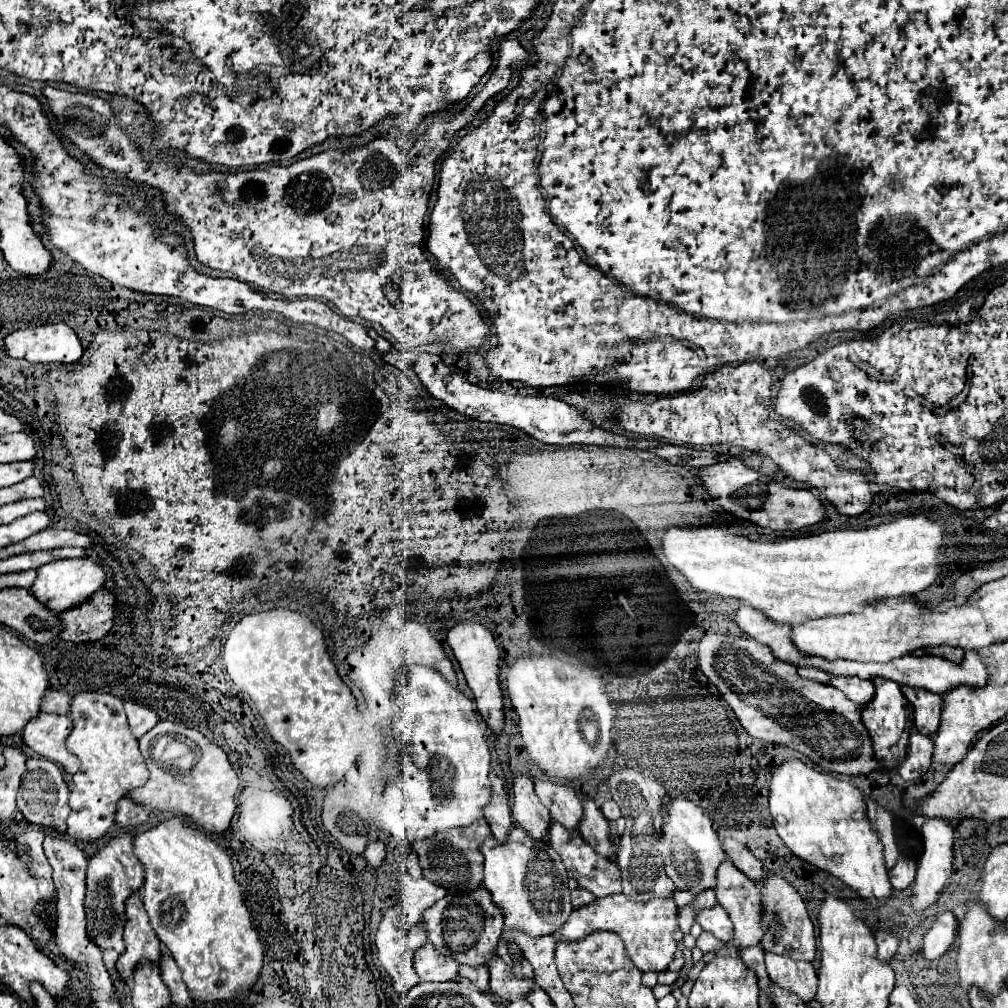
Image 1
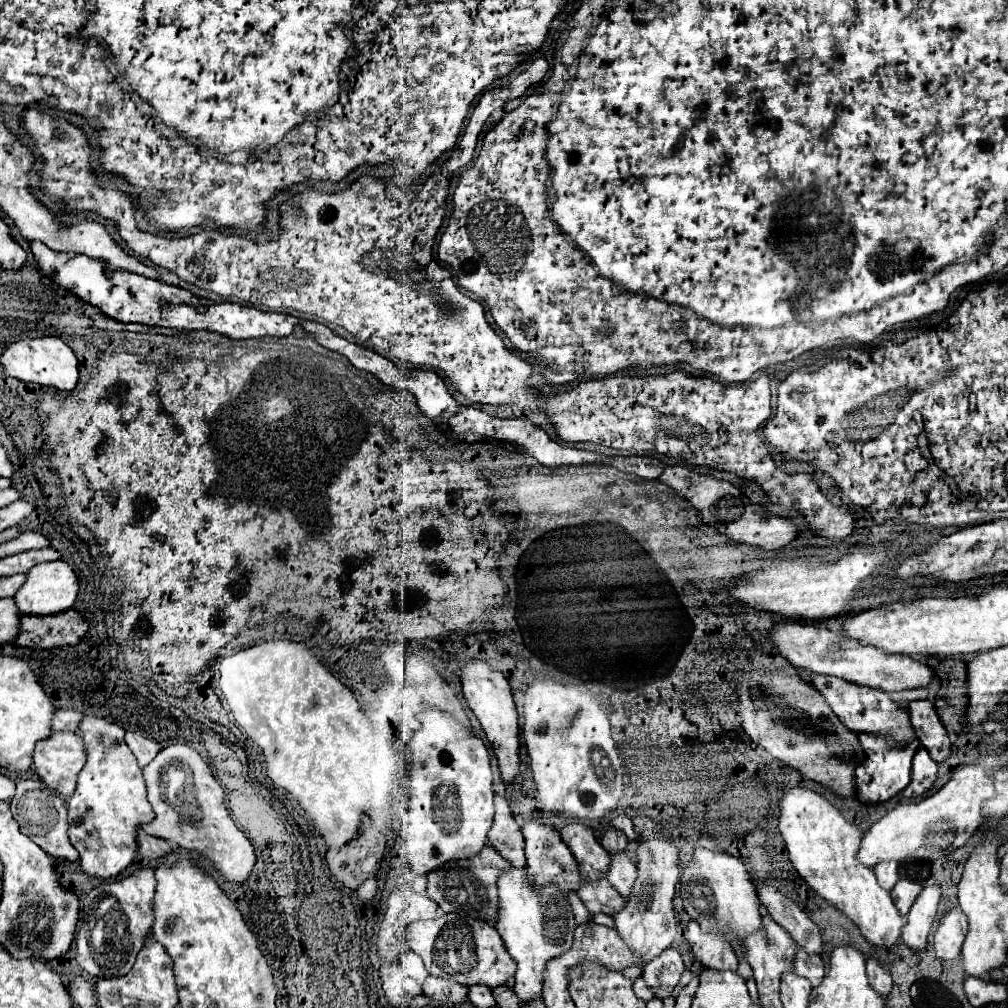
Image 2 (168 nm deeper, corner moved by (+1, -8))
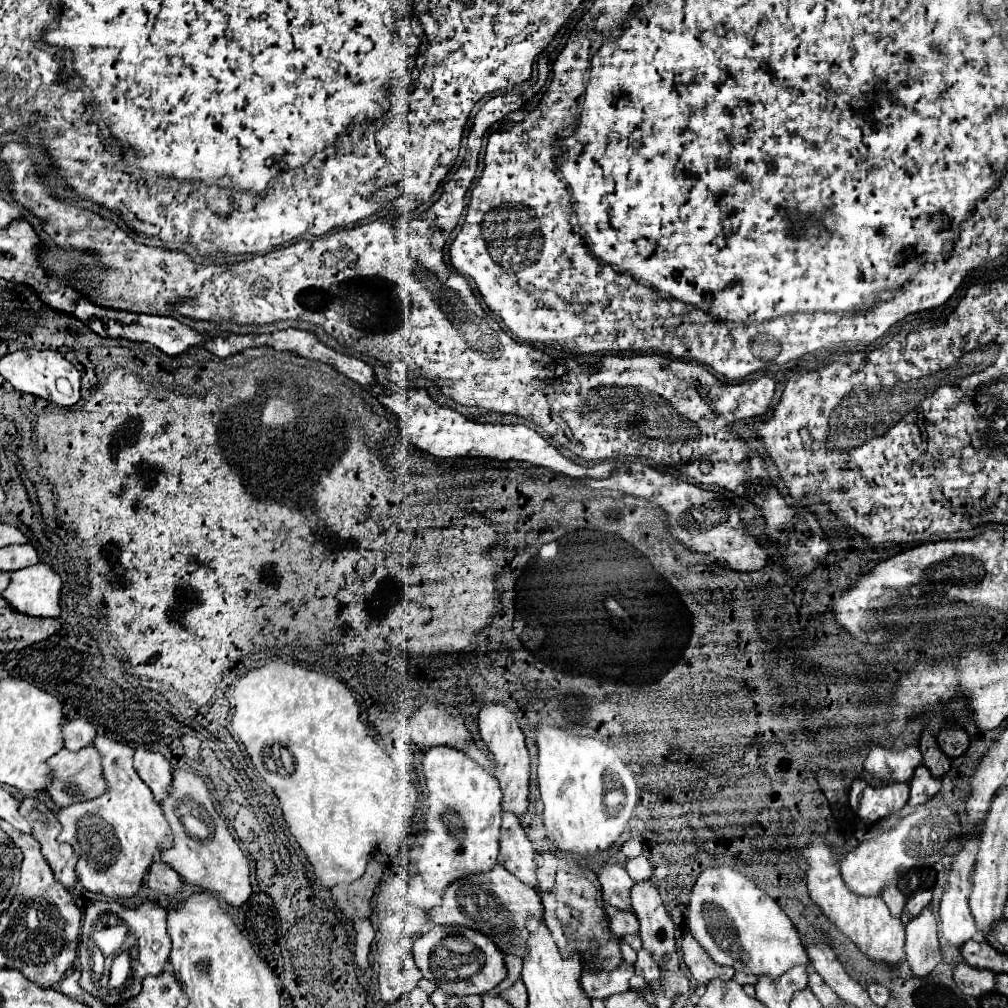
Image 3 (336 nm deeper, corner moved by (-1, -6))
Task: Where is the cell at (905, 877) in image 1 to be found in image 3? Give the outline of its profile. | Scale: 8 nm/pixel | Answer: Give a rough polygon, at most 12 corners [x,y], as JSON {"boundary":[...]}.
{"boundary":[[917,892],[907,900],[901,922],[913,920],[929,902],[931,892]]}

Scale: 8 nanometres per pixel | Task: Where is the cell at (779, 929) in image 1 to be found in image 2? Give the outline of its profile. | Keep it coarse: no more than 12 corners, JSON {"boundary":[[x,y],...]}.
{"boundary":[[797,944],[793,972],[817,986],[825,976],[819,954]]}

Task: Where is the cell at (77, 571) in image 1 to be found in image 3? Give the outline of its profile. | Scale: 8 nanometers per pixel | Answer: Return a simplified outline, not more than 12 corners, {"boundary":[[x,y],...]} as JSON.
{"boundary":[[45,564],[11,574],[1,594],[27,616],[59,616],[61,578]]}

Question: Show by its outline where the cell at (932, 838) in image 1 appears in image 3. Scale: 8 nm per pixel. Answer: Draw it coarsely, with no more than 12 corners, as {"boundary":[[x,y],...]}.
{"boundary":[[929,908],[905,926],[907,964],[925,978],[943,958]]}

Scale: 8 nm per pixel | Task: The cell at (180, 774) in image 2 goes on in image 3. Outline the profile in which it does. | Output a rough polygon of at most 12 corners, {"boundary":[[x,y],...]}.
{"boundary":[[181,768],[161,860],[233,908],[251,896],[247,856],[207,784]]}

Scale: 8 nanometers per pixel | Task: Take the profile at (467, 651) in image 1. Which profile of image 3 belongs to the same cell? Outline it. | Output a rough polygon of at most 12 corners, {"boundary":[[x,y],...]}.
{"boundary":[[485,706],[479,734],[497,764],[503,810],[529,806],[529,752],[515,714]]}

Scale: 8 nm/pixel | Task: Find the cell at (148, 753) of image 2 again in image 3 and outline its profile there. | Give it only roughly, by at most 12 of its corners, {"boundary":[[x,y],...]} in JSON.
{"boundary":[[135,750],[135,770],[161,806],[171,792],[171,764],[157,752]]}

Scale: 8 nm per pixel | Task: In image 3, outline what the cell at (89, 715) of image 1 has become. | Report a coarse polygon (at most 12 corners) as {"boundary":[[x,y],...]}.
{"boundary":[[95,738],[109,792],[63,808],[85,890],[139,892],[173,834],[133,748]]}

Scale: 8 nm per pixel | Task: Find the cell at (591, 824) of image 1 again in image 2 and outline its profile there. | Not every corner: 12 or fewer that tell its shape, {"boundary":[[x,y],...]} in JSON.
{"boundary":[[609,850],[605,878],[629,896],[635,864],[625,852]]}

